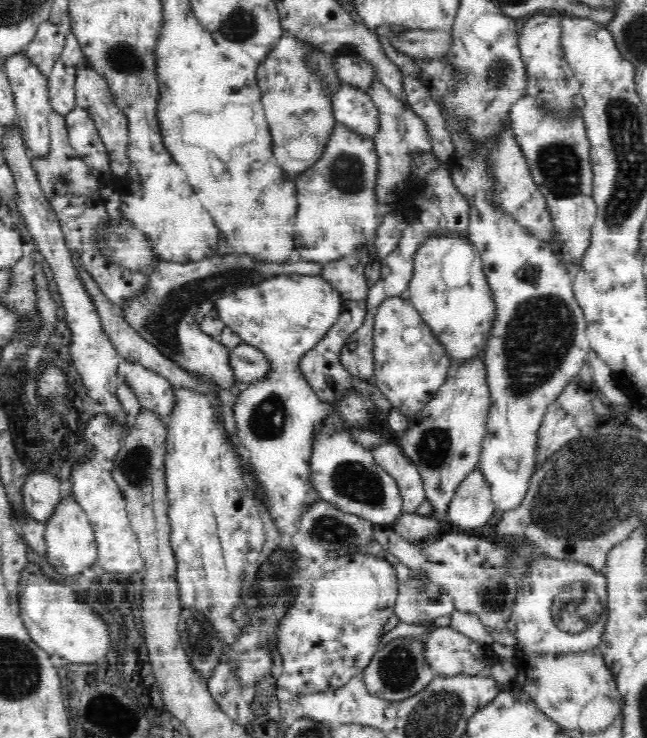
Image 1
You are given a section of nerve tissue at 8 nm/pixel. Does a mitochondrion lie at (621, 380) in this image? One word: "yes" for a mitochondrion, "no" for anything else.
no

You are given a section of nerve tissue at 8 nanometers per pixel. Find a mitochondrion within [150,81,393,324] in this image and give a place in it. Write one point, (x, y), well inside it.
(347, 171)

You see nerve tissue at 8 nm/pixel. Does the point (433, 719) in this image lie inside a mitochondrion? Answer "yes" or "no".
yes

